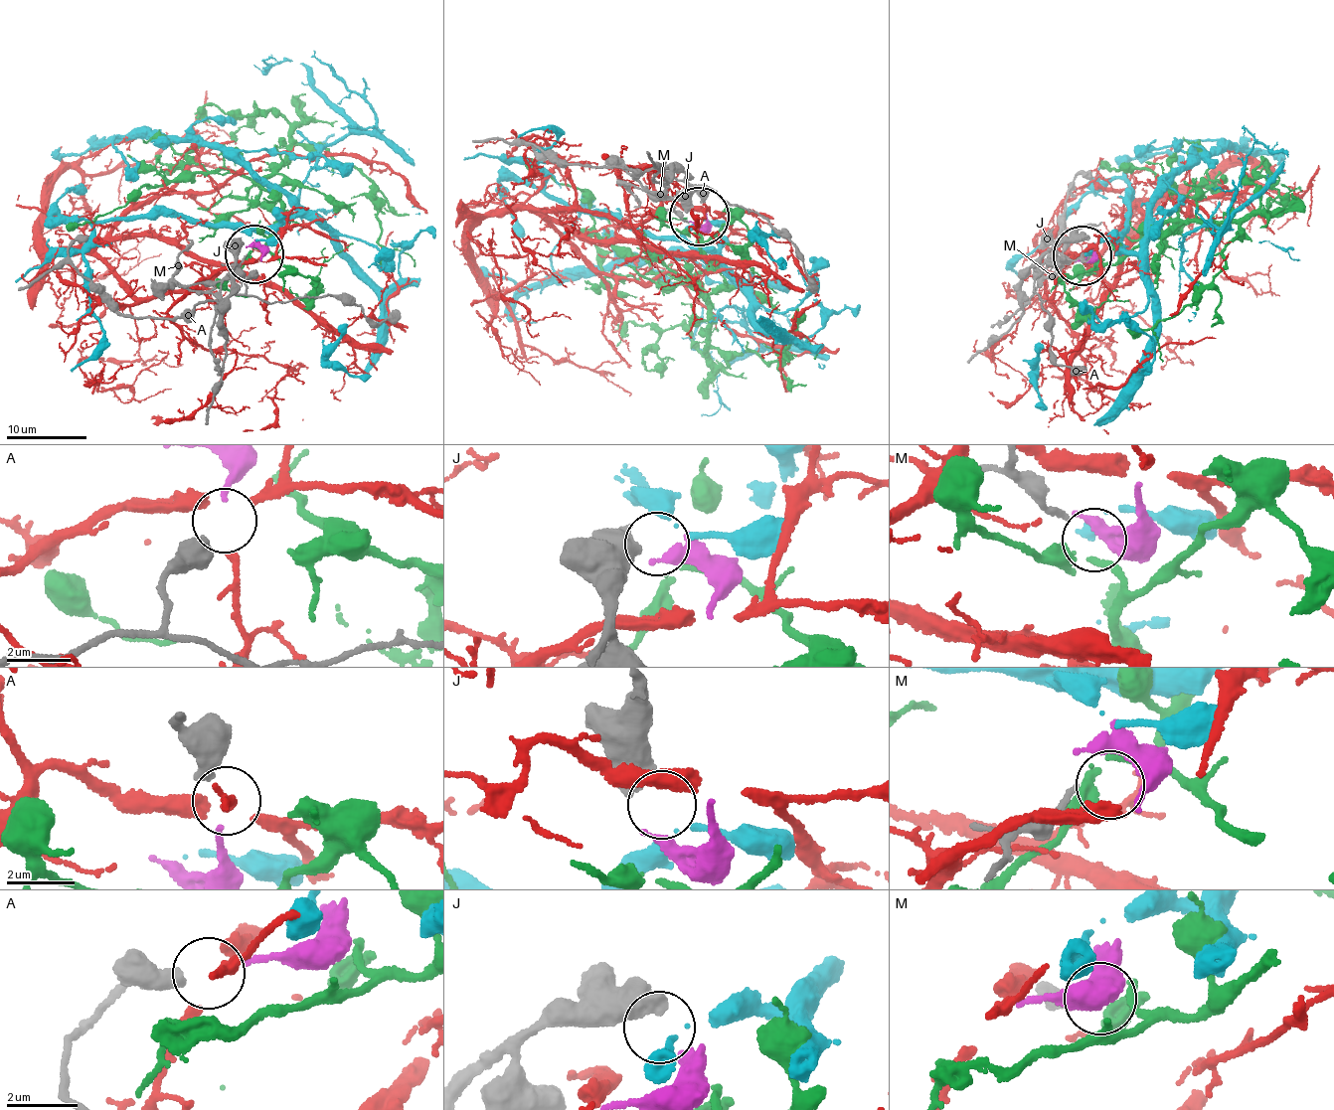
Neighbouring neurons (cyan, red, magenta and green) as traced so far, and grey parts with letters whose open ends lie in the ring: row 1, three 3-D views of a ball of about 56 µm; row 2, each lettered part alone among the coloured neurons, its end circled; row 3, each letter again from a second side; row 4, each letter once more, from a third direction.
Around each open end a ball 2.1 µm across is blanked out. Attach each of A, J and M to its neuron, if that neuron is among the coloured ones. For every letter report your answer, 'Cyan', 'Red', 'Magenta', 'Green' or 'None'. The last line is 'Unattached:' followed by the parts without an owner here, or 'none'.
A: Magenta
J: Cyan
M: None
Unattached: M

